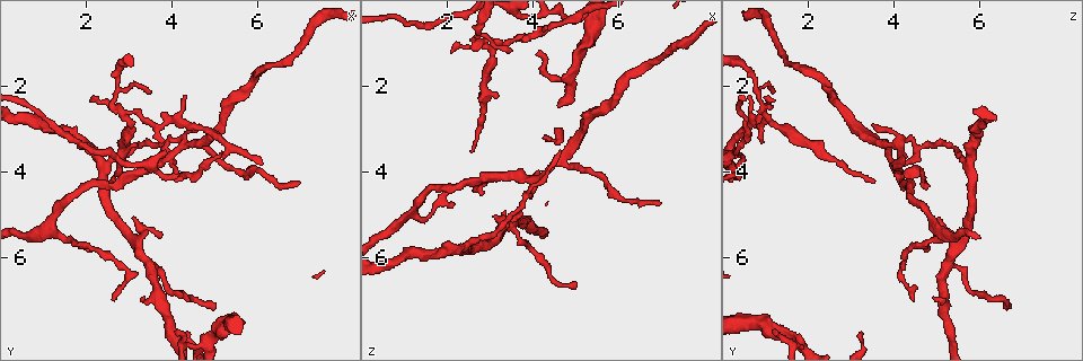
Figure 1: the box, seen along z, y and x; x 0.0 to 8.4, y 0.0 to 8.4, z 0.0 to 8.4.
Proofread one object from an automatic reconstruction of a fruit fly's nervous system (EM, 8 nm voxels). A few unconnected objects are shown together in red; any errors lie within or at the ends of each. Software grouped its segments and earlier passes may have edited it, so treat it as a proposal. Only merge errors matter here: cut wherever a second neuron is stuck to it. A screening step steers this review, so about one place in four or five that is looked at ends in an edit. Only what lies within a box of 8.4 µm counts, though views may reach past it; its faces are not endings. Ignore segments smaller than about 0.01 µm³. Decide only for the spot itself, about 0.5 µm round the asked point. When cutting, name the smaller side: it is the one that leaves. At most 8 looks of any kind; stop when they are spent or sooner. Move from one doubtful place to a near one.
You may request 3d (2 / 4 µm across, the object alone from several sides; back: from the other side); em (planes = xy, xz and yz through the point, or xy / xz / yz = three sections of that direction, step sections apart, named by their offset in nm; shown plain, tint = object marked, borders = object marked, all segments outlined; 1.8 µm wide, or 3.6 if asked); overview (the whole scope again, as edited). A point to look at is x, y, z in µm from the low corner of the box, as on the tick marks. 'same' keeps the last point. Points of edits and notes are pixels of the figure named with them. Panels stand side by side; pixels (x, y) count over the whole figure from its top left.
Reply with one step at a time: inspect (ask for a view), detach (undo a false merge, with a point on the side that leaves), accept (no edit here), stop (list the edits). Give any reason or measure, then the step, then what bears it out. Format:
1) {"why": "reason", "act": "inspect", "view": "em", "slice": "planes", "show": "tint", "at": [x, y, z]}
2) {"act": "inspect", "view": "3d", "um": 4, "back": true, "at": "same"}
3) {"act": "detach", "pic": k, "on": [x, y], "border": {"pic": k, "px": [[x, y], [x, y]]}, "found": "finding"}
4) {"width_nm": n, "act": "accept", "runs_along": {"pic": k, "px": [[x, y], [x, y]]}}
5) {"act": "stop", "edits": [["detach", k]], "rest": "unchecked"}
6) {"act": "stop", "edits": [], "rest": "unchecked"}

{"why": "three-way junction", "act": "inspect", "view": "em", "slice": "planes", "show": "plain", "at": [4.00, 3.70, 4.20]}

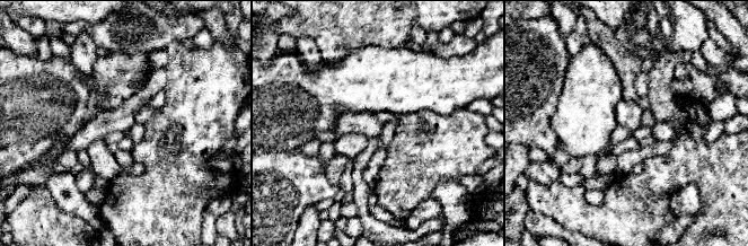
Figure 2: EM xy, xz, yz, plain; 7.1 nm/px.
{"act": "inspect", "view": "em", "slice": "planes", "show": "tint", "at": "same"}

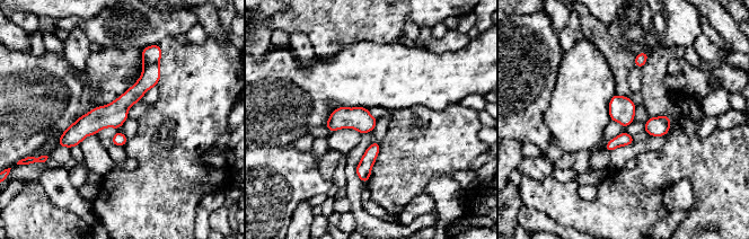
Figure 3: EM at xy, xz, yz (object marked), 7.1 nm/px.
{"act": "detach", "pic": 3, "on": [150, 76], "part_leaving": {"pic": 3, "px": [[156, 67], [111, 115], [61, 143]]}, "found": "two neurons meet here"}

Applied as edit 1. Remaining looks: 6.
{"why": "redraw", "act": "inspect", "view": "overview"}

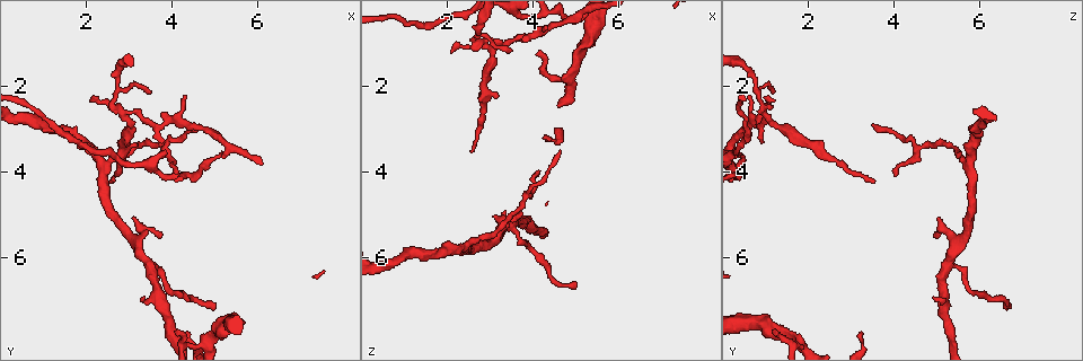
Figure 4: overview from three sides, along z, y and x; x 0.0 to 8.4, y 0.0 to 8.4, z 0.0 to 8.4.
{"why": "three arms meet", "act": "inspect", "view": "3d", "um": 4, "at": [3.05, 2.65, 1.00]}

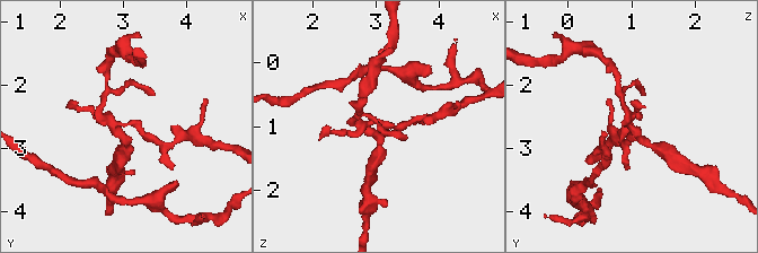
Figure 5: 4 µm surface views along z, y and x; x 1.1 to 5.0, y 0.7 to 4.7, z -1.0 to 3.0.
{"act": "inspect", "view": "em", "slice": "yz", "step": 8, "show": "tint", "at": [3.10, 2.60, 0.95]}

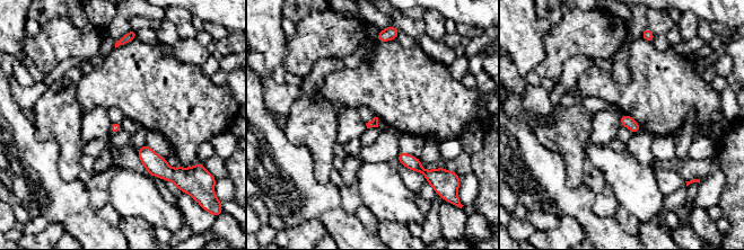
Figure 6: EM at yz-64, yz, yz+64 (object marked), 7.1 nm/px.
{"act": "inspect", "view": "em", "slice": "xz", "step": 8, "show": "tint", "at": "same"}

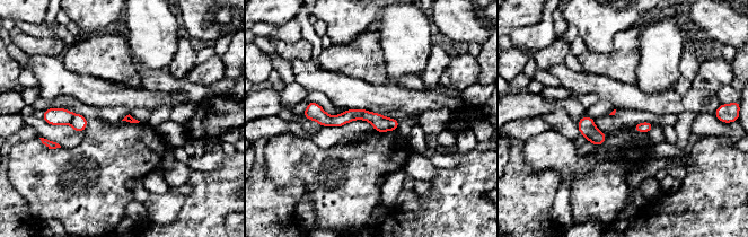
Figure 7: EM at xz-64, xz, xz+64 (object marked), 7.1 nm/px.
{"act": "detach", "pic": 7, "on": [54, 116], "border": {"pic": 7, "px": [[73, 114], [69, 123]]}, "found": "two neurons meet here"}

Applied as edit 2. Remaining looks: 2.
{"why": "three-way junction", "act": "inspect", "view": "em", "slice": "planes", "show": "tint", "at": [5.00, 7.70, 1.60]}

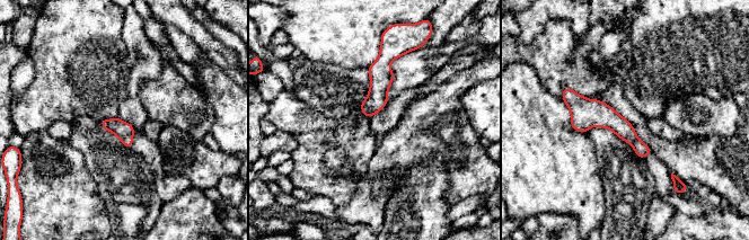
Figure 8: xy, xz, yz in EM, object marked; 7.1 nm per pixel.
{"act": "accept", "found": "all the same neuron"}

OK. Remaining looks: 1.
{"act": "stop", "edits": [["detach", 3], ["detach", 7]], "rest": "unchecked"}

